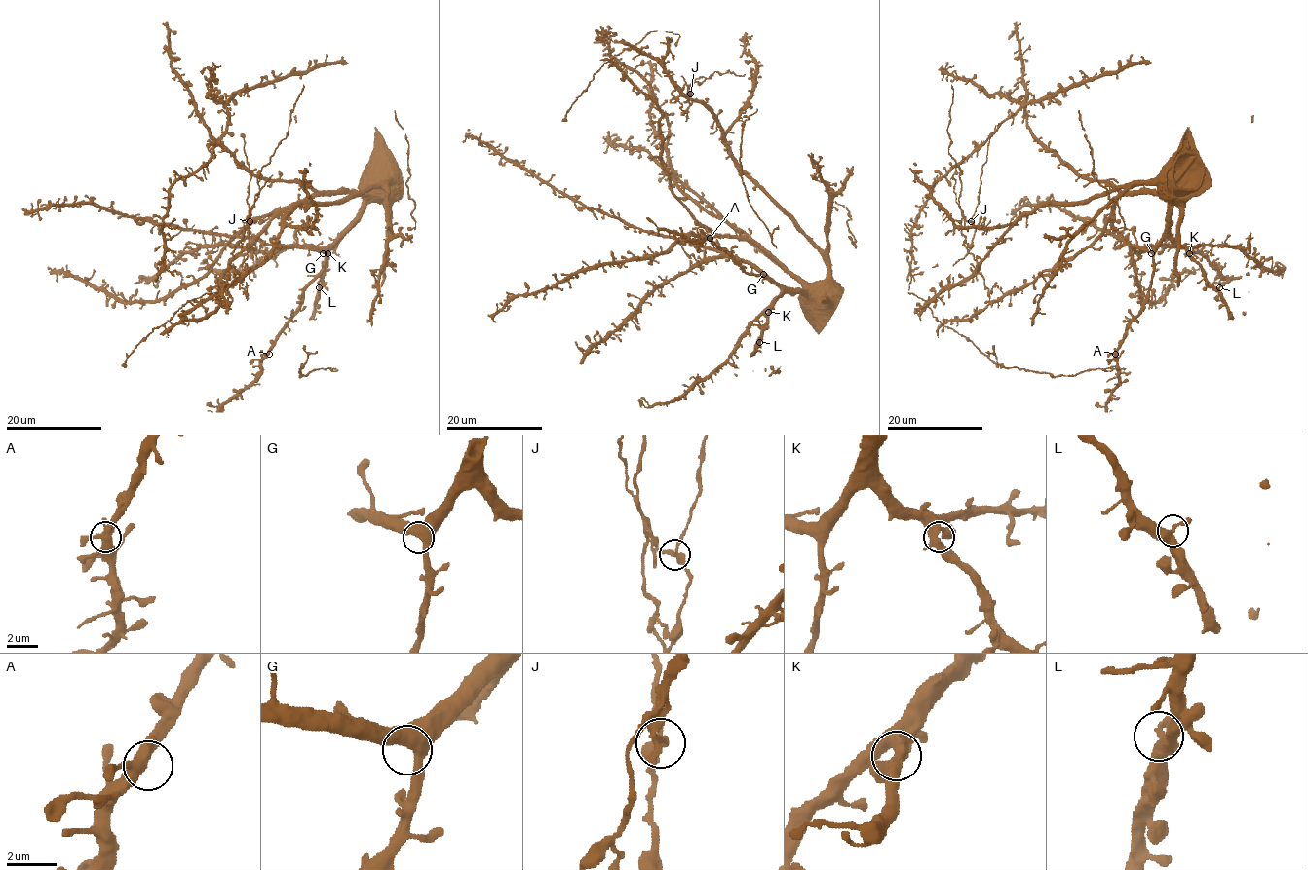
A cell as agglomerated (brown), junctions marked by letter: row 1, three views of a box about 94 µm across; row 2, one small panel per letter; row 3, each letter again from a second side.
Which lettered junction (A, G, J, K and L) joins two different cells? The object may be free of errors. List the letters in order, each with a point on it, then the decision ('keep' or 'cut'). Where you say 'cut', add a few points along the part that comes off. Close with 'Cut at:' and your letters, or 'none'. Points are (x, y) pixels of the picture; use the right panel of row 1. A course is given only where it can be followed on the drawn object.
A: at (1115, 354); keep
G: at (1151, 253); keep
J: at (971, 221); cut; foreign part runs (971, 222), (965, 219), (959, 204), (960, 170), (948, 151), (951, 84)
K: at (1189, 253); keep
L: at (1219, 287); keep
Cut at: J

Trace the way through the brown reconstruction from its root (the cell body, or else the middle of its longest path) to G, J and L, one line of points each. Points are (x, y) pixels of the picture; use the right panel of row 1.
G: (1178, 157), (1174, 160), (1174, 203), (1170, 229), (1151, 253)
J: (1178, 157), (1154, 178), (1024, 213), (974, 274), (980, 266), (961, 233), (961, 219), (971, 222)
L: (1178, 157), (1174, 160), (1174, 203), (1170, 235), (1199, 265), (1202, 275), (1219, 287)

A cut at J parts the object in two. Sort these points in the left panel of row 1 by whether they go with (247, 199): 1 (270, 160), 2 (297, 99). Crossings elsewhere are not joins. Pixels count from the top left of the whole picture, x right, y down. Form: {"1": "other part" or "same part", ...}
{"1": "other part", "2": "other part"}

